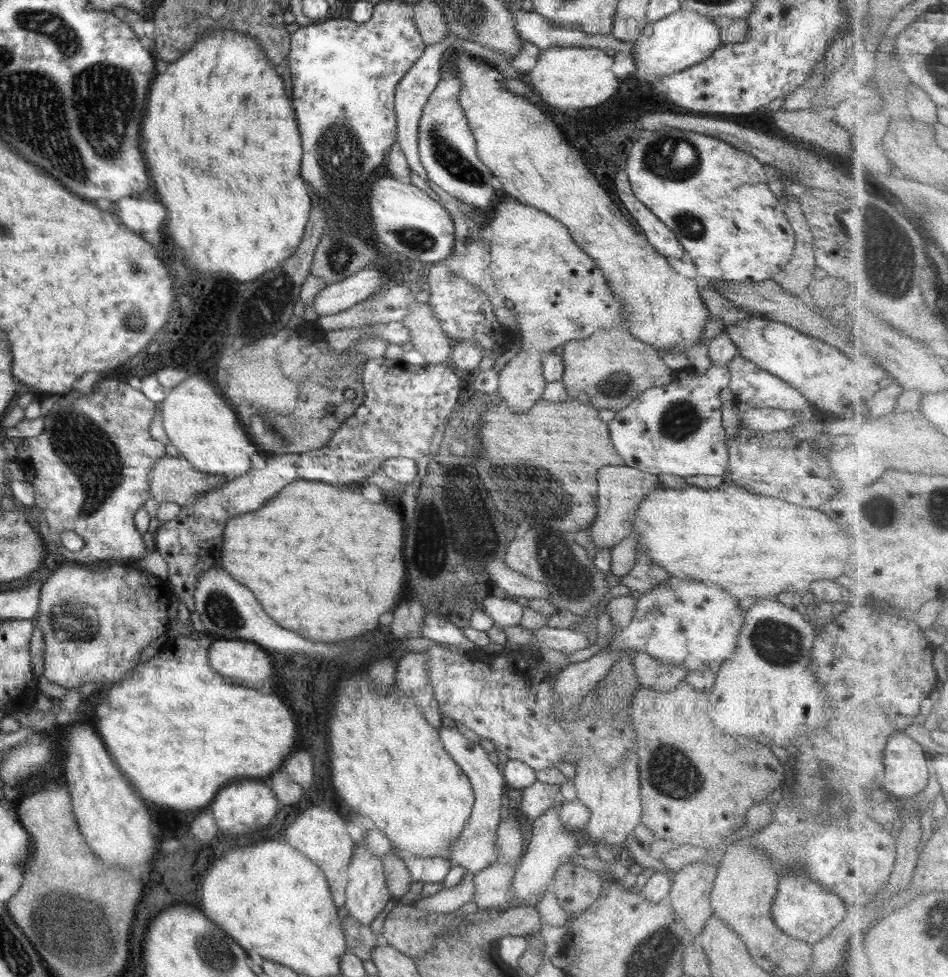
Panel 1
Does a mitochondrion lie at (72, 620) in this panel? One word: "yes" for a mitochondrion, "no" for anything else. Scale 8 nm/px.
yes

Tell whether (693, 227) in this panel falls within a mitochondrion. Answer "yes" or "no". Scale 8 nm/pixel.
yes

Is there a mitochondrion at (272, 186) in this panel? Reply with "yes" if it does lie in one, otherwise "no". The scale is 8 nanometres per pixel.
no

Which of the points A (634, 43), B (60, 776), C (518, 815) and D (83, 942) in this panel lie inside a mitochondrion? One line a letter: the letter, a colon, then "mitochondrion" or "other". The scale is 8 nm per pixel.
A: other
B: other
C: other
D: mitochondrion

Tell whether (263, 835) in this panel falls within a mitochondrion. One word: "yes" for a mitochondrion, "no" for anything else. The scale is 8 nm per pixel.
no

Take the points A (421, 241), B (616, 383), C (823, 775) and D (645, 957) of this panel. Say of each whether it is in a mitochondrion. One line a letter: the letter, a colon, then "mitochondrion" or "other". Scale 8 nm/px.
A: mitochondrion
B: mitochondrion
C: mitochondrion
D: mitochondrion

